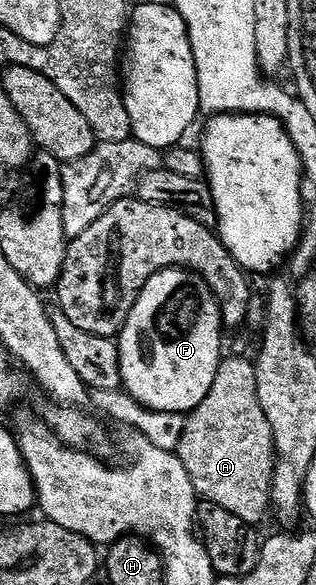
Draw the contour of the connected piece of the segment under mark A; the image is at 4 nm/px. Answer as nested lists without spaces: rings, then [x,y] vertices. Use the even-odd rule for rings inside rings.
[[[237,354],[221,359],[210,394],[202,398],[193,412],[187,413],[178,455],[201,501],[222,506],[222,510],[230,510],[230,514],[242,518],[242,522],[256,526],[270,512],[272,475],[276,473],[276,443],[272,440],[270,422],[262,410],[262,402],[258,402],[255,363],[251,359],[243,360],[242,356]]]

